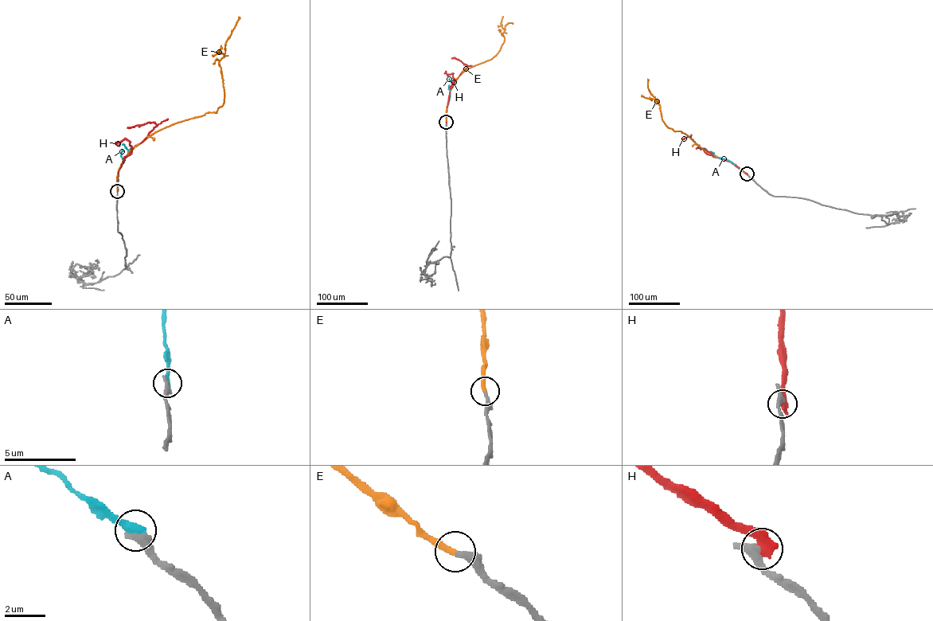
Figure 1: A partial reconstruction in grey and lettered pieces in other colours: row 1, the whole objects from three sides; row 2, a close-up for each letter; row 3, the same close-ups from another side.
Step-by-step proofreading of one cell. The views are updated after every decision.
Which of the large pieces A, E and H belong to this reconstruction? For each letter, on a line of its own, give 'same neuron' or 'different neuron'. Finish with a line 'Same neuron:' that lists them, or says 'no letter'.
A: different neuron
E: same neuron
H: different neuron
Same neuron: E

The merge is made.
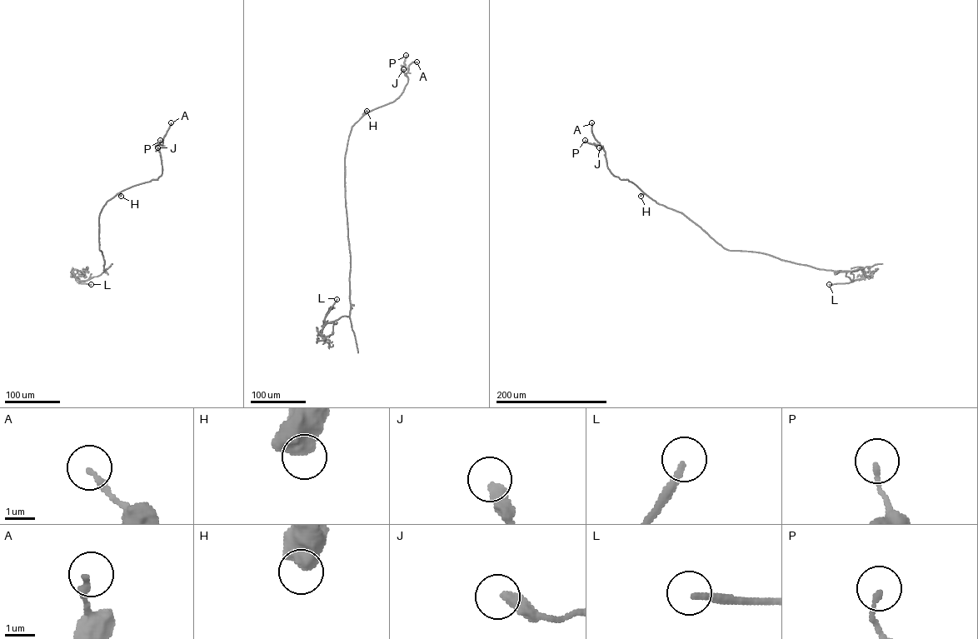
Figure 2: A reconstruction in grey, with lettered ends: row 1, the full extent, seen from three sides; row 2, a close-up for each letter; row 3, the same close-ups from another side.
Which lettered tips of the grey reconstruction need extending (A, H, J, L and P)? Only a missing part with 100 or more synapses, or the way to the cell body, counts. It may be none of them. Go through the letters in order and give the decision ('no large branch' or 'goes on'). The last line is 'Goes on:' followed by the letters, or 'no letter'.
A: no large branch
H: no large branch
J: no large branch
L: goes on
P: no large branch
Goes on: L

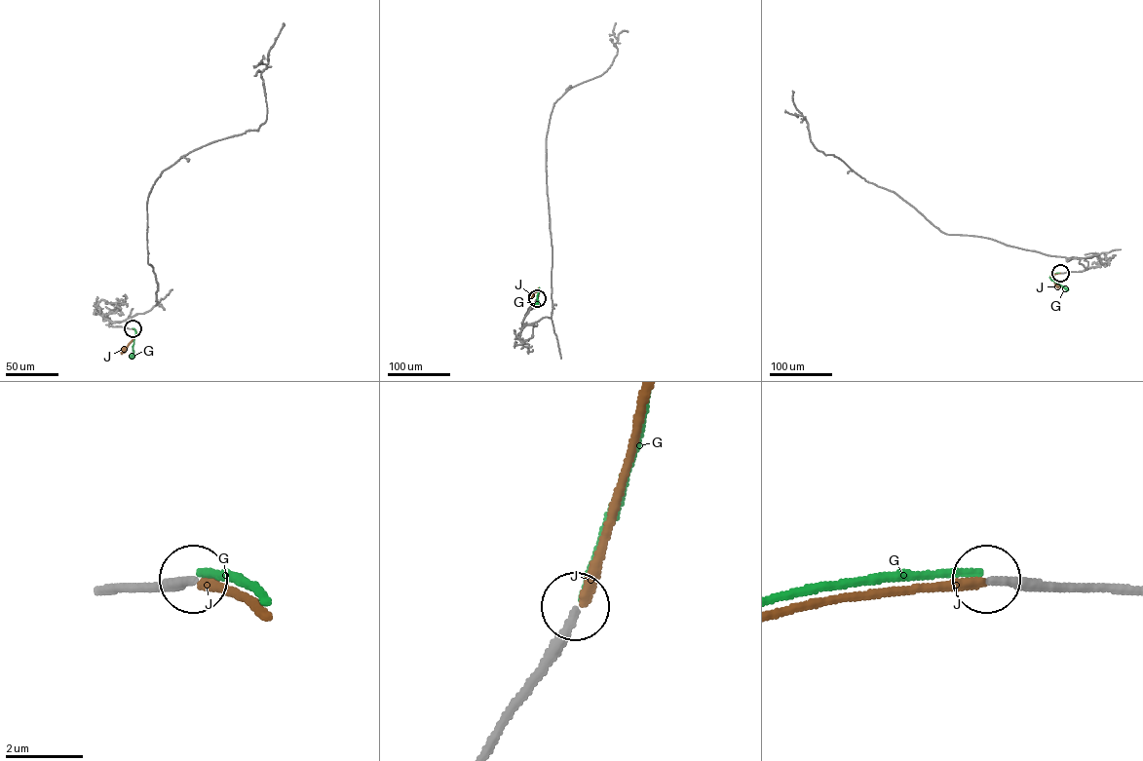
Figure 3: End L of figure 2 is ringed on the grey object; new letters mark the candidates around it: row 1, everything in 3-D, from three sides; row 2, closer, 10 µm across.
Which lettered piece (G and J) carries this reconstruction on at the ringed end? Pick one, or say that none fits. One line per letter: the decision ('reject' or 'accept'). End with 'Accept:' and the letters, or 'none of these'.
G: reject
J: reject
Accept: none of these

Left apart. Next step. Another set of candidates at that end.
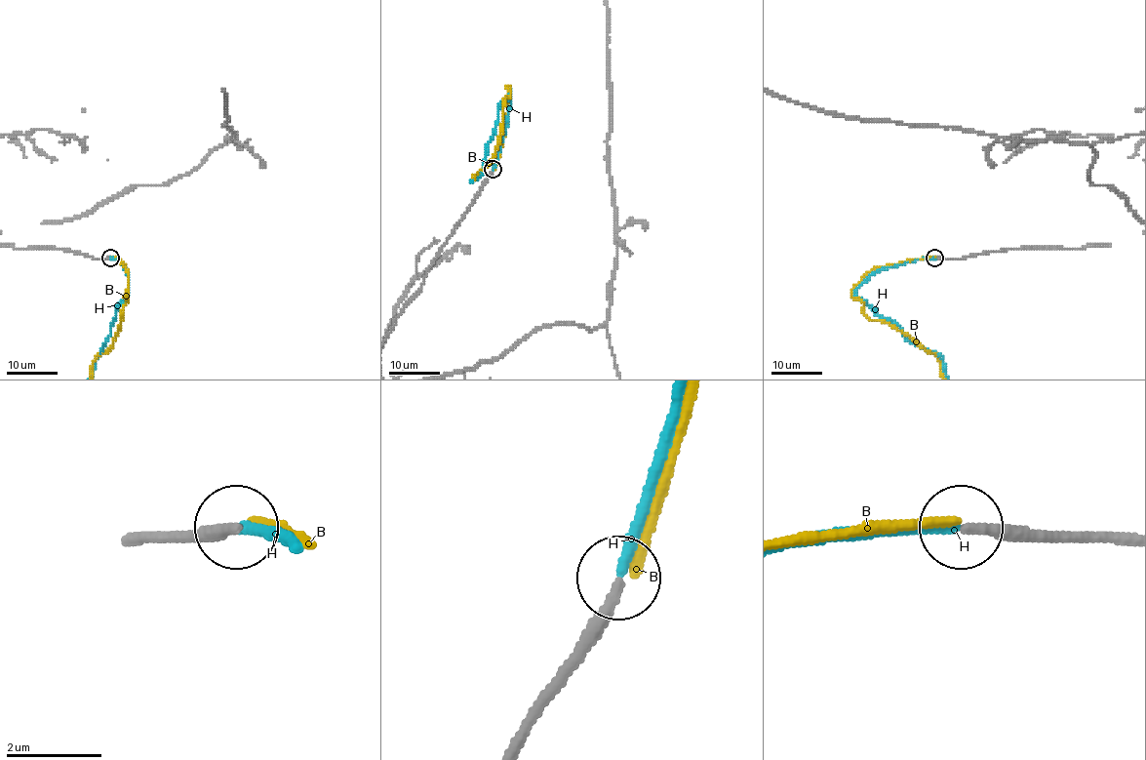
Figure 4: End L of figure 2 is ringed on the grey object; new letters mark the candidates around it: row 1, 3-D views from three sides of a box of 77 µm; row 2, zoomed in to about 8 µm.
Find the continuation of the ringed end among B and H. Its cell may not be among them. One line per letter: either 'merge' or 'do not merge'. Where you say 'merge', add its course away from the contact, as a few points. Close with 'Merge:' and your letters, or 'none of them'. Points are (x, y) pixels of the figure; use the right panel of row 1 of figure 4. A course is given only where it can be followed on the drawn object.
B: do not merge
H: merge; course (934, 257), (882, 267), (855, 294), (893, 322), (907, 340), (935, 352), (944, 377)
Merge: H

